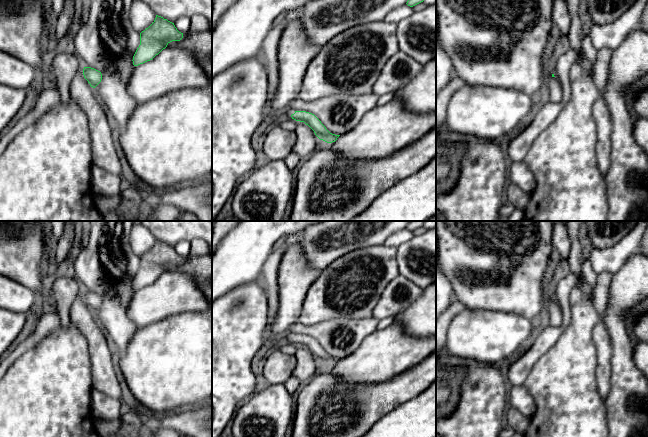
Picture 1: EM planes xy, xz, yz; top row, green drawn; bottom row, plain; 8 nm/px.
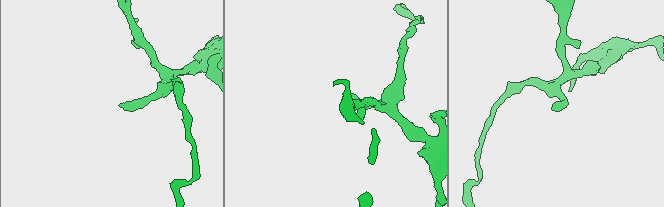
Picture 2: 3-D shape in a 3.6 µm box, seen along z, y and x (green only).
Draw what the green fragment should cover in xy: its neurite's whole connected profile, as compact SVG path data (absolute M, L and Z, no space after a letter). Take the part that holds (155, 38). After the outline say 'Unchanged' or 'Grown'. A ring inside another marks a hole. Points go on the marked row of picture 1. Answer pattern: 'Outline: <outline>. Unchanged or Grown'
Outline: M156 15L154 22L140 33L140 45L133 56L133 65L138 66L147 61L152 60L172 41L180 41L183 38L183 33L179 32L174 23Z. Unchanged

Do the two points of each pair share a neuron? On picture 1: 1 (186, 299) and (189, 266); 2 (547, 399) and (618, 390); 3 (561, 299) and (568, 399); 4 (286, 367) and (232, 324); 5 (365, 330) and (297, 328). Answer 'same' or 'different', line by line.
1: different
2: different
3: different
4: different
5: same

